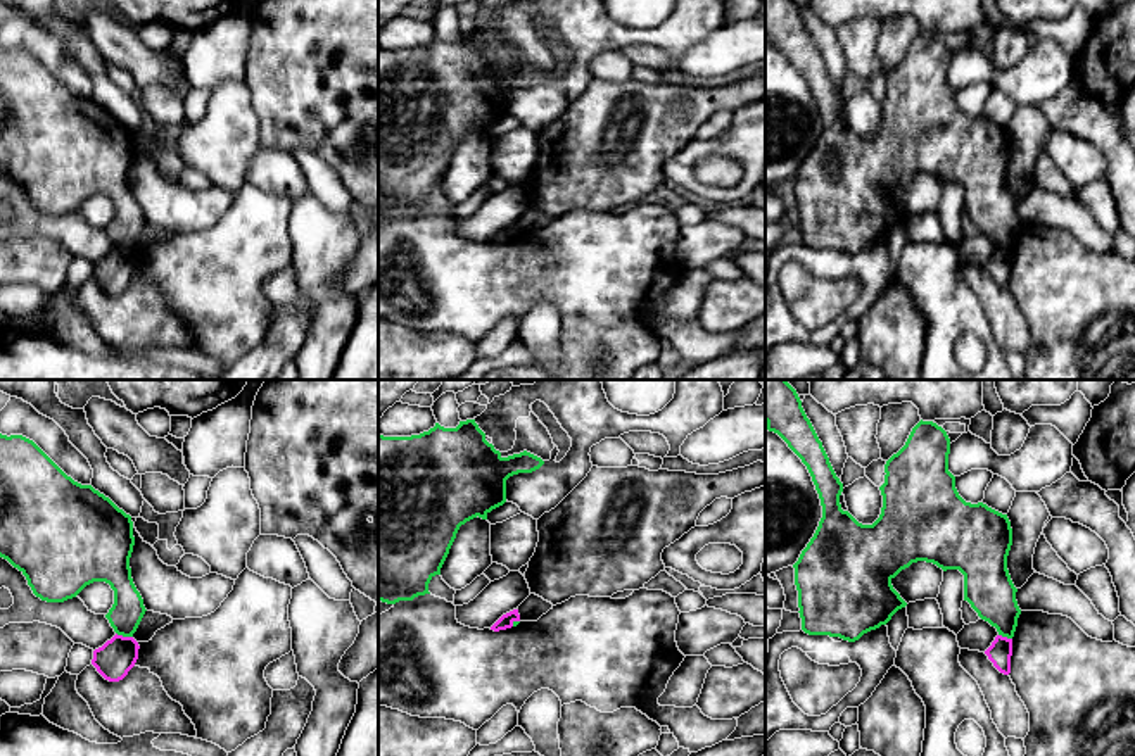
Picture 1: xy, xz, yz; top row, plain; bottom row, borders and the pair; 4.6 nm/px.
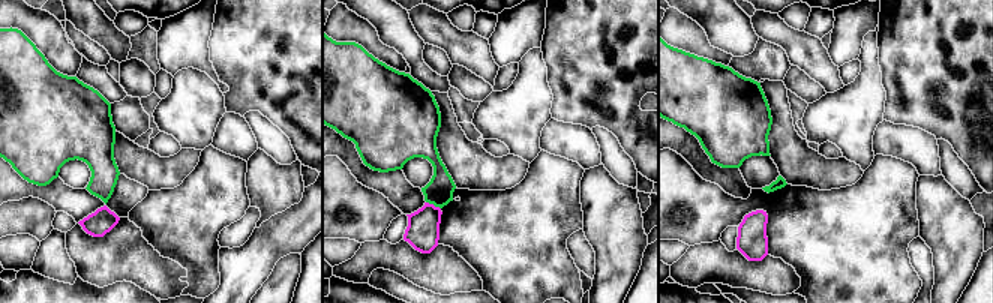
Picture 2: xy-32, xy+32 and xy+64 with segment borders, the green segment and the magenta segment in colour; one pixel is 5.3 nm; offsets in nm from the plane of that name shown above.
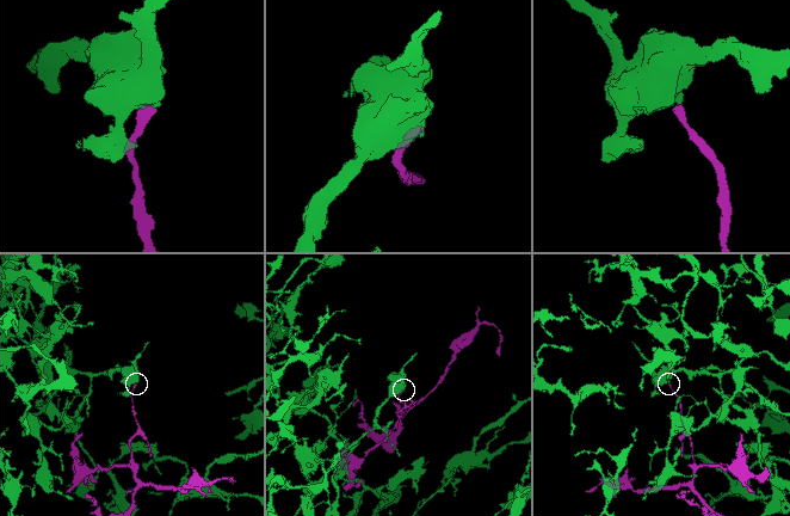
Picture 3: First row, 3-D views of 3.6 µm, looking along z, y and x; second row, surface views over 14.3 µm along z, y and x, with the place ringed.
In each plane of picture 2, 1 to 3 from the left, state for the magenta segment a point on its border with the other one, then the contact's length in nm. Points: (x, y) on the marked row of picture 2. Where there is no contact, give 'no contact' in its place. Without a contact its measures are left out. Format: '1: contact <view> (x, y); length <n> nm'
1: no contact
2: contact xy+32 (434, 204); length 90 nm
3: no contact

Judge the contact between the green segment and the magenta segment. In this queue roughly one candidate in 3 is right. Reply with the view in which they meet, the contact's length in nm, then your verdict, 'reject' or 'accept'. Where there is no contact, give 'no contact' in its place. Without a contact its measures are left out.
meets green in xy; contact 80 nm long; reject

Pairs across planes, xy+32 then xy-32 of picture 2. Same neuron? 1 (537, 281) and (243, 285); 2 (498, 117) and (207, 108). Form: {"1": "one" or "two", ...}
{"1": "two", "2": "one"}

